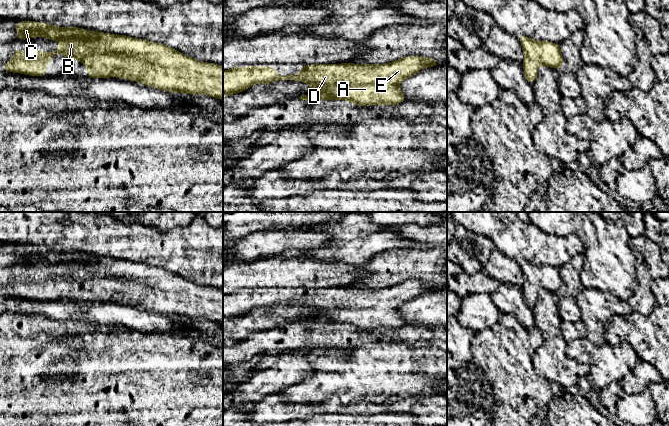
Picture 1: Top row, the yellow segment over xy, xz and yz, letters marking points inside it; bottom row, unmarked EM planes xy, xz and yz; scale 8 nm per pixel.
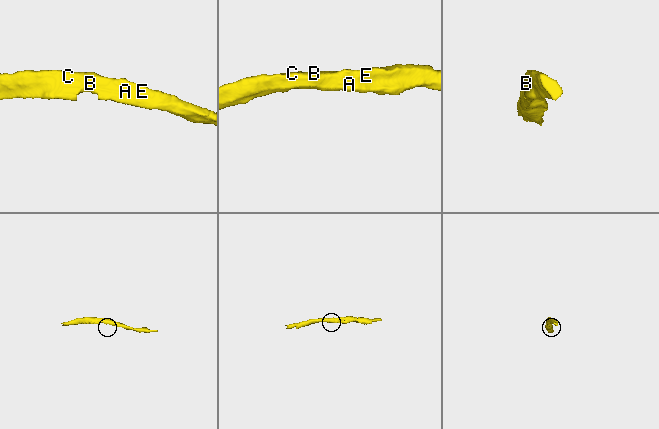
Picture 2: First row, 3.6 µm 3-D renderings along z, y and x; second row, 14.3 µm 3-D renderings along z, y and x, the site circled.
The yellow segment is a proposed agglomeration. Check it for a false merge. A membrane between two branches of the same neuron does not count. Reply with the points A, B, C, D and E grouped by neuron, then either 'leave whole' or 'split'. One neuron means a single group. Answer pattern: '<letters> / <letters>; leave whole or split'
A B C D E; leave whole

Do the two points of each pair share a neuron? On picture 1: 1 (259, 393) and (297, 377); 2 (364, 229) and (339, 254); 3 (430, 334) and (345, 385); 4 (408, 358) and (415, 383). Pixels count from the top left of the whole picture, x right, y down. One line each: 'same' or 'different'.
1: same
2: same
3: different
4: same

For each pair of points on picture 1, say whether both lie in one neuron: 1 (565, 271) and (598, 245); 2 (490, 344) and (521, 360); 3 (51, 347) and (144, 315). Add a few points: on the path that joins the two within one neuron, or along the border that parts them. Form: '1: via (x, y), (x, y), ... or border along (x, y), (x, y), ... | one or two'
1: border along (584, 253), (584, 265), (579, 279) | two
2: via (498, 351), (502, 352), (510, 360), (513, 360) | one
3: border along (96, 323), (123, 324), (142, 332) | two

